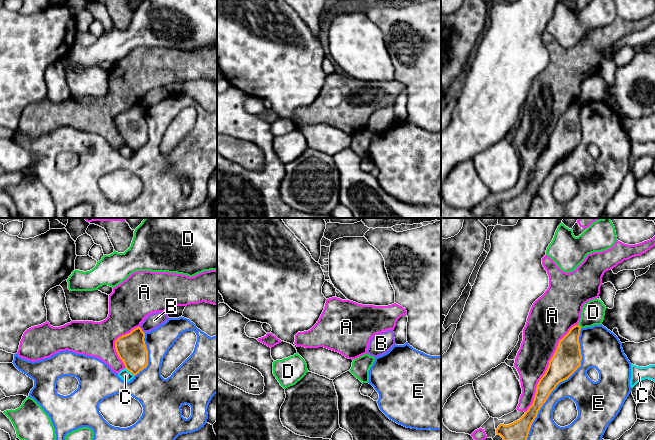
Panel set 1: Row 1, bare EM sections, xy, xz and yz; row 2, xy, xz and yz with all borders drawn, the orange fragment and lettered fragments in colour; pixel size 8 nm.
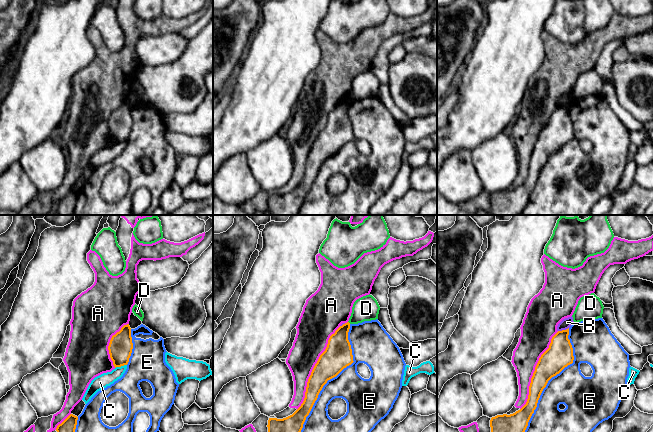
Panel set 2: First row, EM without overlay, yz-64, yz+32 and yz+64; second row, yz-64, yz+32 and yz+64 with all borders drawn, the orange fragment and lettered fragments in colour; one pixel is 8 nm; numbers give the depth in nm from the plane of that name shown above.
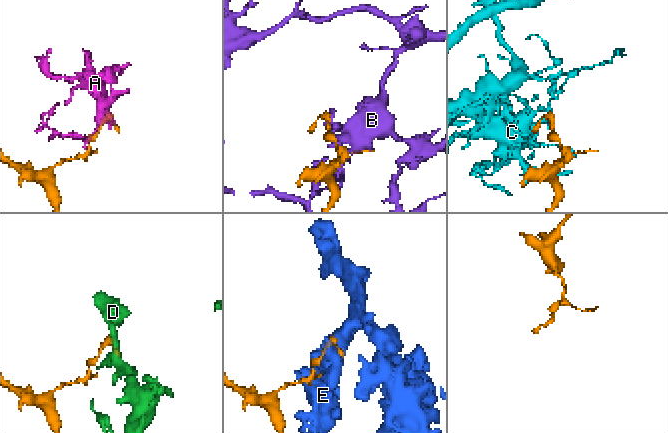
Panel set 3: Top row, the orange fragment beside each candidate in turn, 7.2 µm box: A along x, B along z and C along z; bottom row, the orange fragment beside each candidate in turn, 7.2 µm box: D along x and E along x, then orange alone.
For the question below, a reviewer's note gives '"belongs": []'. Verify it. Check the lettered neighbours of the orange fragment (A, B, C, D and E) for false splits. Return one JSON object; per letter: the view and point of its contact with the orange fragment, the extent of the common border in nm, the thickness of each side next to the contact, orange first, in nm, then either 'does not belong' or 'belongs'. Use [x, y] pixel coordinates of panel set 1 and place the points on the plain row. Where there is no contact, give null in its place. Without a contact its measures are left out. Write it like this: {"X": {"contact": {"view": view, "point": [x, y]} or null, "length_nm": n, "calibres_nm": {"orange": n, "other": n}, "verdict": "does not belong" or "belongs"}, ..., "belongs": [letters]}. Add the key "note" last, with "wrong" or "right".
{"A": {"contact": {"view": "yz", "point": [548, 143]}, "length_nm": 850, "calibres_nm": {"orange": 220, "other": 280}, "verdict": "does not belong"}, "B": {"contact": {"view": "xy", "point": [141, 106]}, "length_nm": 80, "calibres_nm": {"orange": 240, "other": 120}, "verdict": "does not belong"}, "C": {"contact": {"view": "xy", "point": [130, 147]}, "length_nm": 100, "calibres_nm": {"orange": 240, "other": 90}, "verdict": "does not belong"}, "D": {"contact": {"view": "yz", "point": [579, 102]}, "length_nm": 40, "calibres_nm": {"orange": 200, "other": 190}, "verdict": "does not belong"}, "E": {"contact": {"view": "yz", "point": [559, 158]}, "length_nm": 1000, "calibres_nm": {"orange": 220, "other": 240}, "verdict": "does not belong"}, "belongs": [], "note": "right"}

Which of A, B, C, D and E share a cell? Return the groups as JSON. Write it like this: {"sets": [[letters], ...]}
{"sets": [["A"], ["B"], ["C"], ["D"], ["E"]]}

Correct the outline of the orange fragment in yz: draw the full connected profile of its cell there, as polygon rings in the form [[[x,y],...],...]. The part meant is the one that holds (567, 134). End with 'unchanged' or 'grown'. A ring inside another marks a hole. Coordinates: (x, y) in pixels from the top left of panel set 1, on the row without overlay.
[[[579,101],[573,102],[559,117],[545,150],[537,160],[533,179],[525,190],[509,201],[498,202],[496,210],[500,211],[504,218],[526,218],[531,201],[551,168],[581,142],[580,106]]]; unchanged

